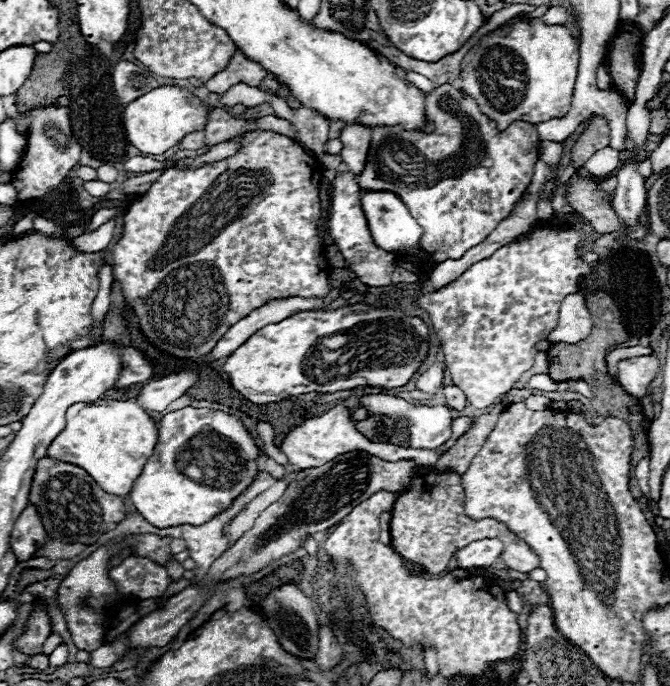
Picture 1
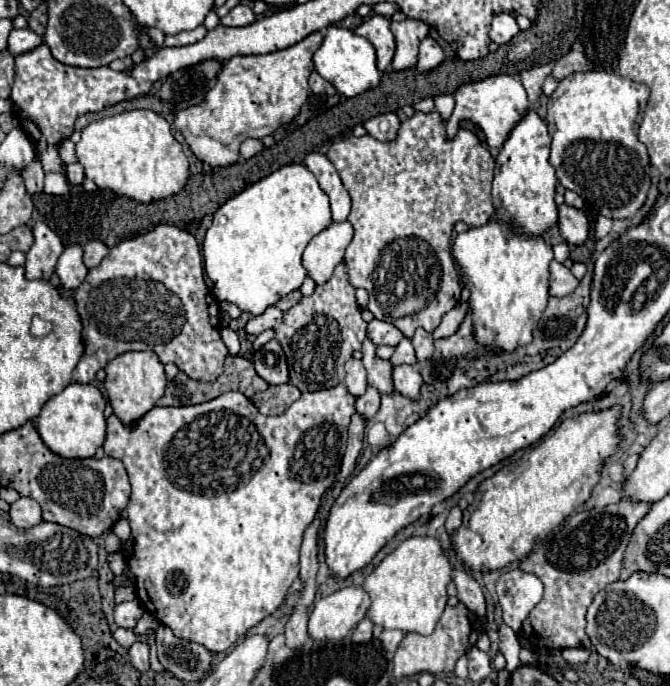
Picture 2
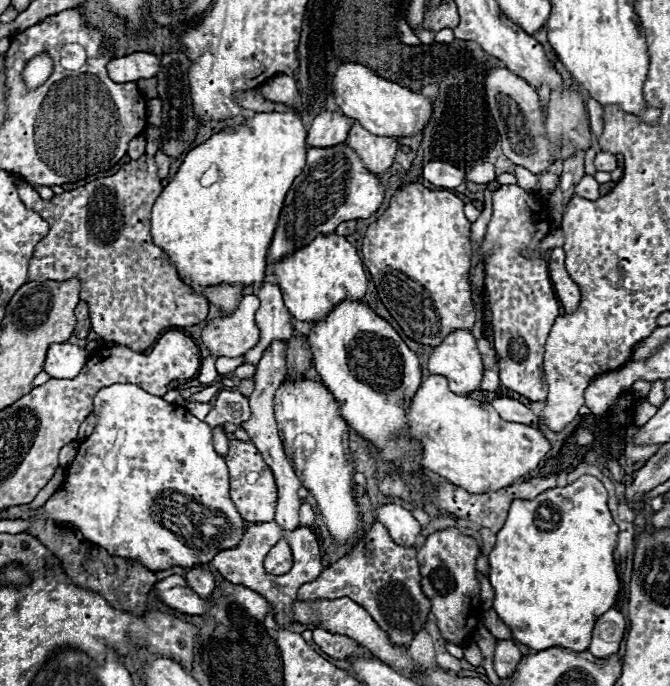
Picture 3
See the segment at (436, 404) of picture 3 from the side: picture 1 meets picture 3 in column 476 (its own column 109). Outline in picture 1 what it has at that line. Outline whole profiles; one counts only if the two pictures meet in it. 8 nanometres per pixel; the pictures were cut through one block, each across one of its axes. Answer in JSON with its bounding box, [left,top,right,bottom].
[48,400,158,496]

